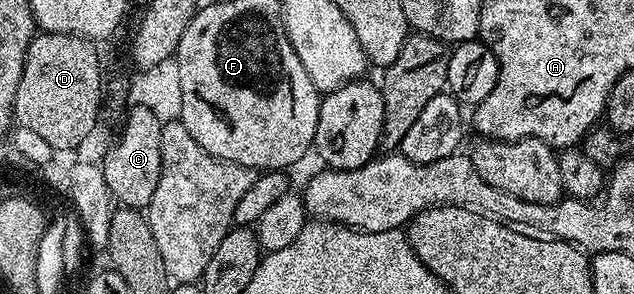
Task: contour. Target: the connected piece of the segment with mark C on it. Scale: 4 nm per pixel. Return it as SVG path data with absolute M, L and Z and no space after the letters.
M136 103L131 109L123 119L119 140L106 148L101 166L105 173L105 185L109 185L116 204L146 209L149 201L153 201L157 181L161 181L161 129L164 122L143 104Z

